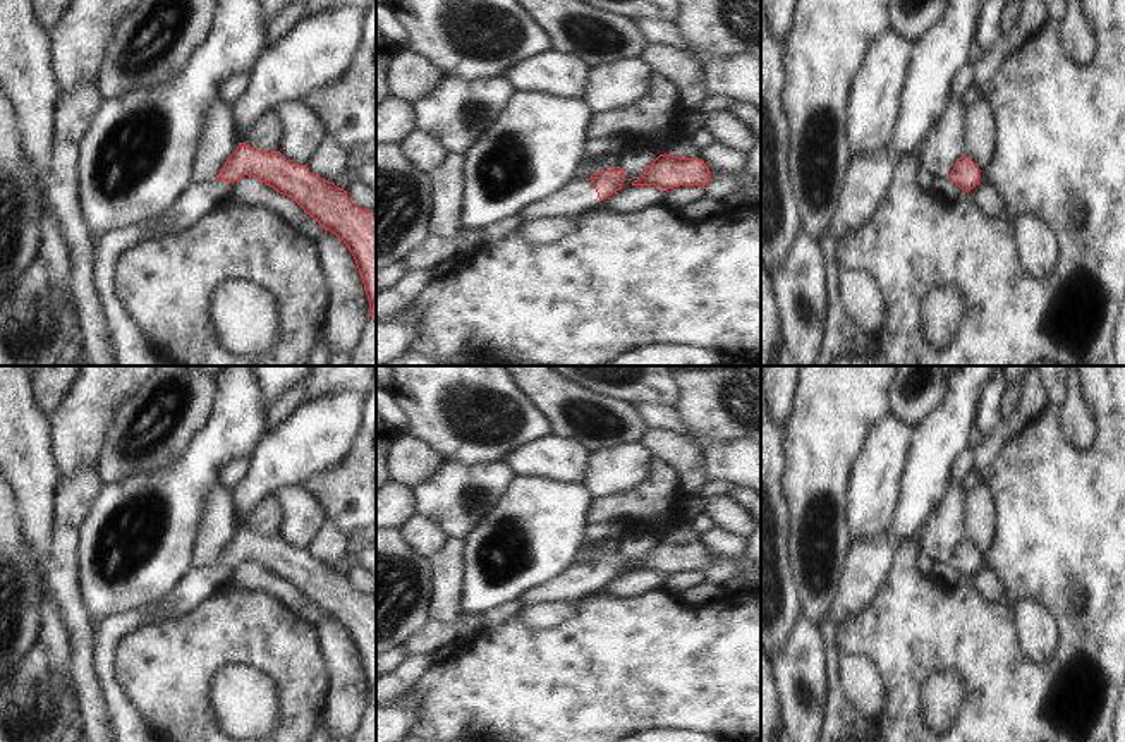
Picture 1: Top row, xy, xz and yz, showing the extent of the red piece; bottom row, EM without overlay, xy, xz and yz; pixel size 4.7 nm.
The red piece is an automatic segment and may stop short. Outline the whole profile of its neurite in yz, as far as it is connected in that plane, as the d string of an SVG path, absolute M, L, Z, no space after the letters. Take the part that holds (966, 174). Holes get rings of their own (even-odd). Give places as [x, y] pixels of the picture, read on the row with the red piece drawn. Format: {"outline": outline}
{"outline": "M965 155L957 160L952 173L948 175L964 192L970 191L979 184L979 168L977 165Z"}

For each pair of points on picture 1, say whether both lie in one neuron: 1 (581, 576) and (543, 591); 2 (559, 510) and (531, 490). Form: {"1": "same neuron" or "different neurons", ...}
{"1": "same neuron", "2": "same neuron"}

